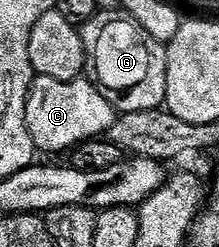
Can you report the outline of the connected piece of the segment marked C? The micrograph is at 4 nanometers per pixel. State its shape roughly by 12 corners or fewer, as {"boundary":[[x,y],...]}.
{"boundary":[[36,75],[25,120],[40,153],[106,137],[117,109],[80,78]]}

